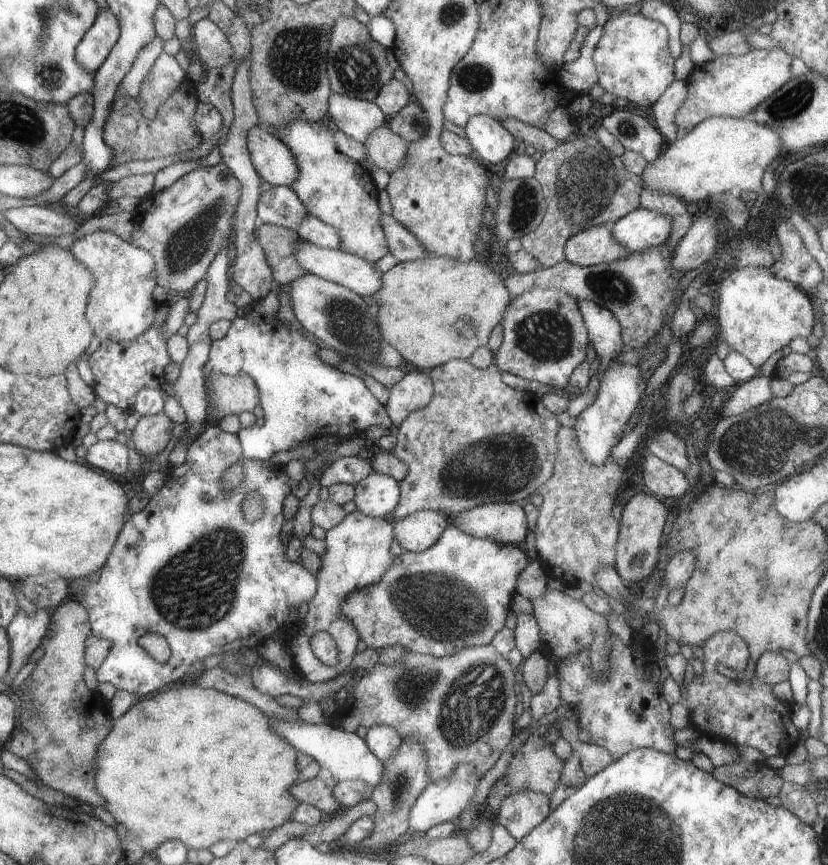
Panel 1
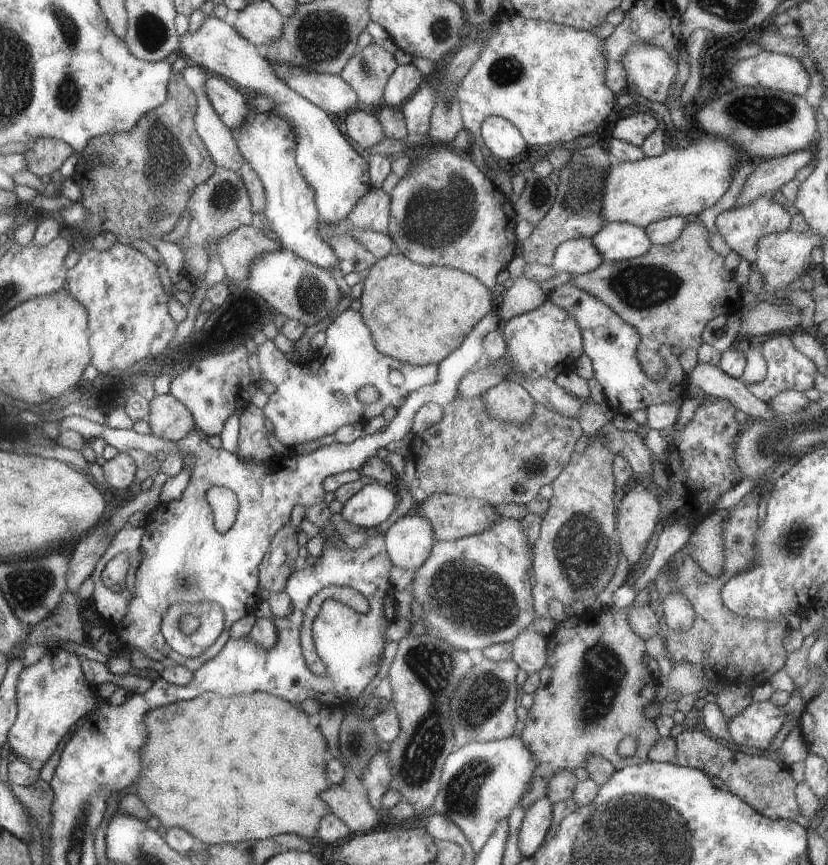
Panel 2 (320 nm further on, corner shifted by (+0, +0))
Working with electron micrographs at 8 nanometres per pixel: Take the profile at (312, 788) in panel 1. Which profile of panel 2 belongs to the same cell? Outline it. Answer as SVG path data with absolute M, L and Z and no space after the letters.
M346 762L344 764L347 768L345 779L340 785L330 785L324 794L322 794L322 797L329 804L331 812L338 818L341 818L348 825L352 833L374 830L378 826L378 822L380 822L383 814L370 803L368 788L364 784L364 781Z

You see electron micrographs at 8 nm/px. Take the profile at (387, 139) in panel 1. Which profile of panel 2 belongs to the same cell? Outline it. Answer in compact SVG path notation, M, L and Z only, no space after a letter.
M366 108L345 114L344 134L364 150L385 138L383 126Z

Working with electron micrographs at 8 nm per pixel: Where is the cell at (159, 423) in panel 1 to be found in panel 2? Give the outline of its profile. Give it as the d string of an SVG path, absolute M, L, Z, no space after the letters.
M170 393L156 395L149 402L149 415L152 434L166 440L168 445L178 443L198 428L191 409Z

